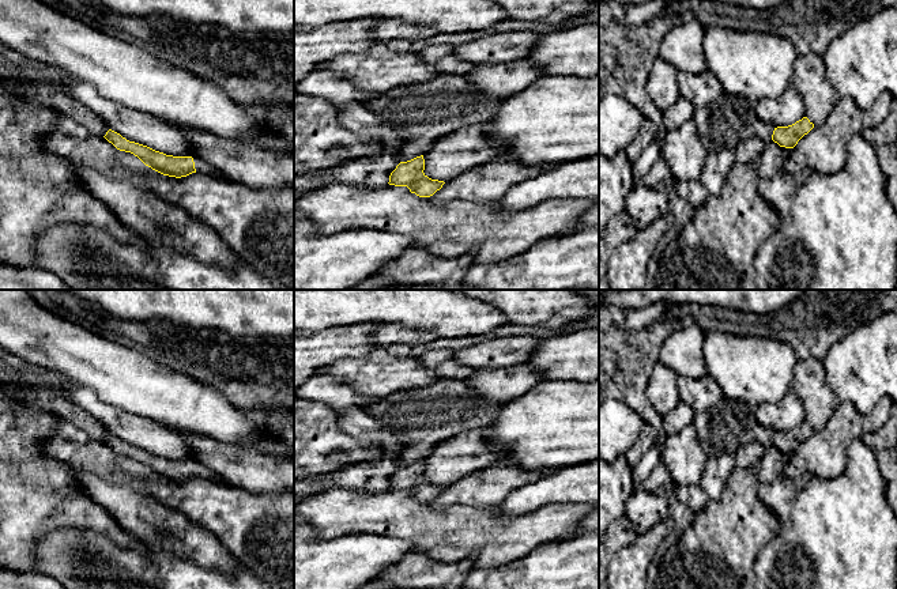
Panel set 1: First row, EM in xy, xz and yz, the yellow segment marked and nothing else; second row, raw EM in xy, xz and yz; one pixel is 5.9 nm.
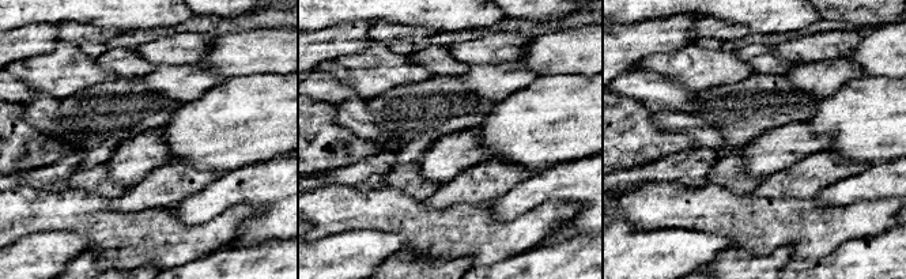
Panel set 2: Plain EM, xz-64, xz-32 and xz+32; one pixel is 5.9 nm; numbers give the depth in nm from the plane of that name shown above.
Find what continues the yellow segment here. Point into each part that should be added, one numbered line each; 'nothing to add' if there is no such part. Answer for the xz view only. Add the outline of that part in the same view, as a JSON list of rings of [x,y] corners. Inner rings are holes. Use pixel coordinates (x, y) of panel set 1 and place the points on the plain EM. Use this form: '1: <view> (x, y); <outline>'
nothing to add

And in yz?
nothing to add

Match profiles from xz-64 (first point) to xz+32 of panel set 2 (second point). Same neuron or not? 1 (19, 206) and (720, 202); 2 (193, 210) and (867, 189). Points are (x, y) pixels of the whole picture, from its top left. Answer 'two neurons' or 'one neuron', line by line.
1: one neuron
2: one neuron

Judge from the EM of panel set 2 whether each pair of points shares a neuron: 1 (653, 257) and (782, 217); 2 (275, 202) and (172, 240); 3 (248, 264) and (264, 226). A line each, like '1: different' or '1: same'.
1: different
2: different
3: different

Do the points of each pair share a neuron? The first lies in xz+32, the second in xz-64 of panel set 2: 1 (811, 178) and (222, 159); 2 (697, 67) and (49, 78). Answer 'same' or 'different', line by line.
1: different
2: same

